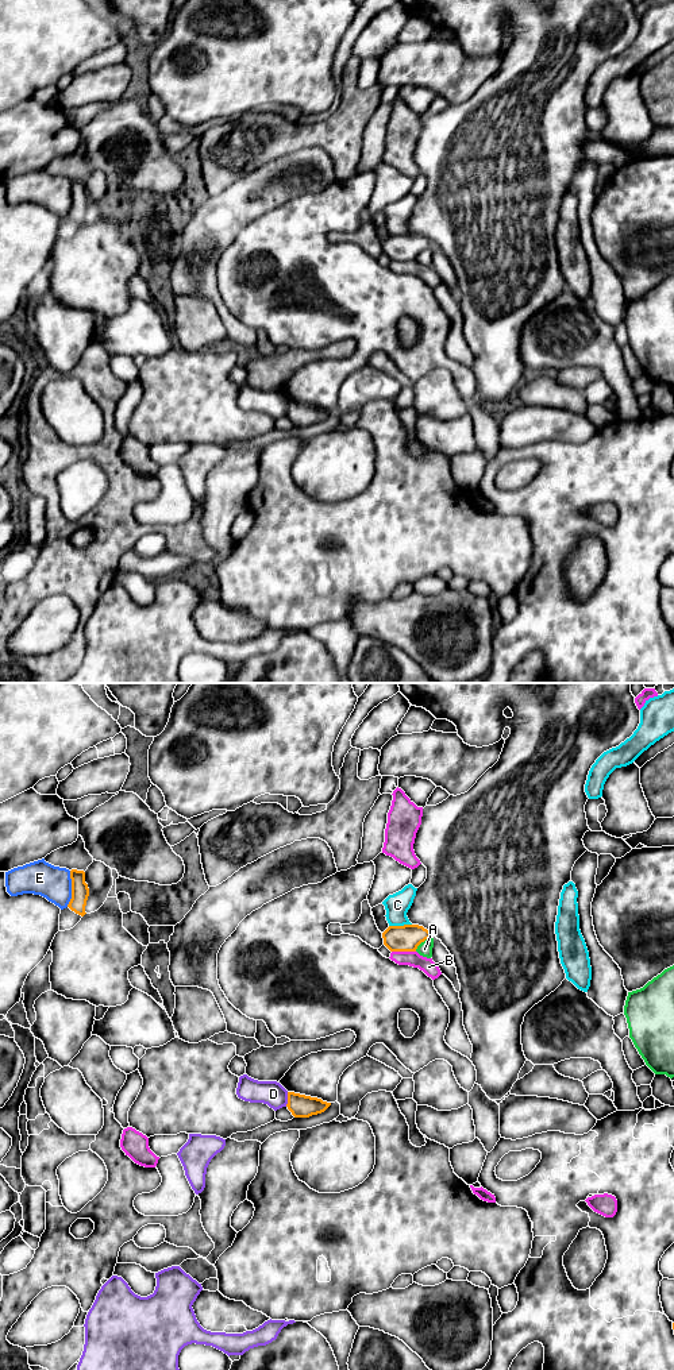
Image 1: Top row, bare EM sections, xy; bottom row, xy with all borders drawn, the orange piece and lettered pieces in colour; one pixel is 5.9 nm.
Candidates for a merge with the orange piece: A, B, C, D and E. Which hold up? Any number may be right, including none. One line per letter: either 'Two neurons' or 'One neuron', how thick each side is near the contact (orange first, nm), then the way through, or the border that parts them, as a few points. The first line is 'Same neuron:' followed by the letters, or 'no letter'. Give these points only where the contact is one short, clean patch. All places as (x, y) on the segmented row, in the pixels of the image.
Same neuron: no letter
A: Two neurons. Thickness 160 nm (orange) against 90 nm
B: Two neurons. Thickness 160 nm (orange) against 90 nm
C: Two neurons. Thickness 160 nm (orange) against 140 nm
D: Two neurons. Thickness 140 nm (orange) against 150 nm. Boundary: xy (288, 1092), (288, 1103), (285, 1106)
E: Two neurons. Thickness 110 nm (orange) against 200 nm

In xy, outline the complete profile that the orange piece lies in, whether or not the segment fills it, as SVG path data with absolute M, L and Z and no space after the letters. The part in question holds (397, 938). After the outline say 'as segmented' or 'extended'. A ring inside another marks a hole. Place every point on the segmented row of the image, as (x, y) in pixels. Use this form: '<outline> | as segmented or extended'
M419 925L389 926L384 933L384 945L390 952L416 952L432 933Z | as segmented

